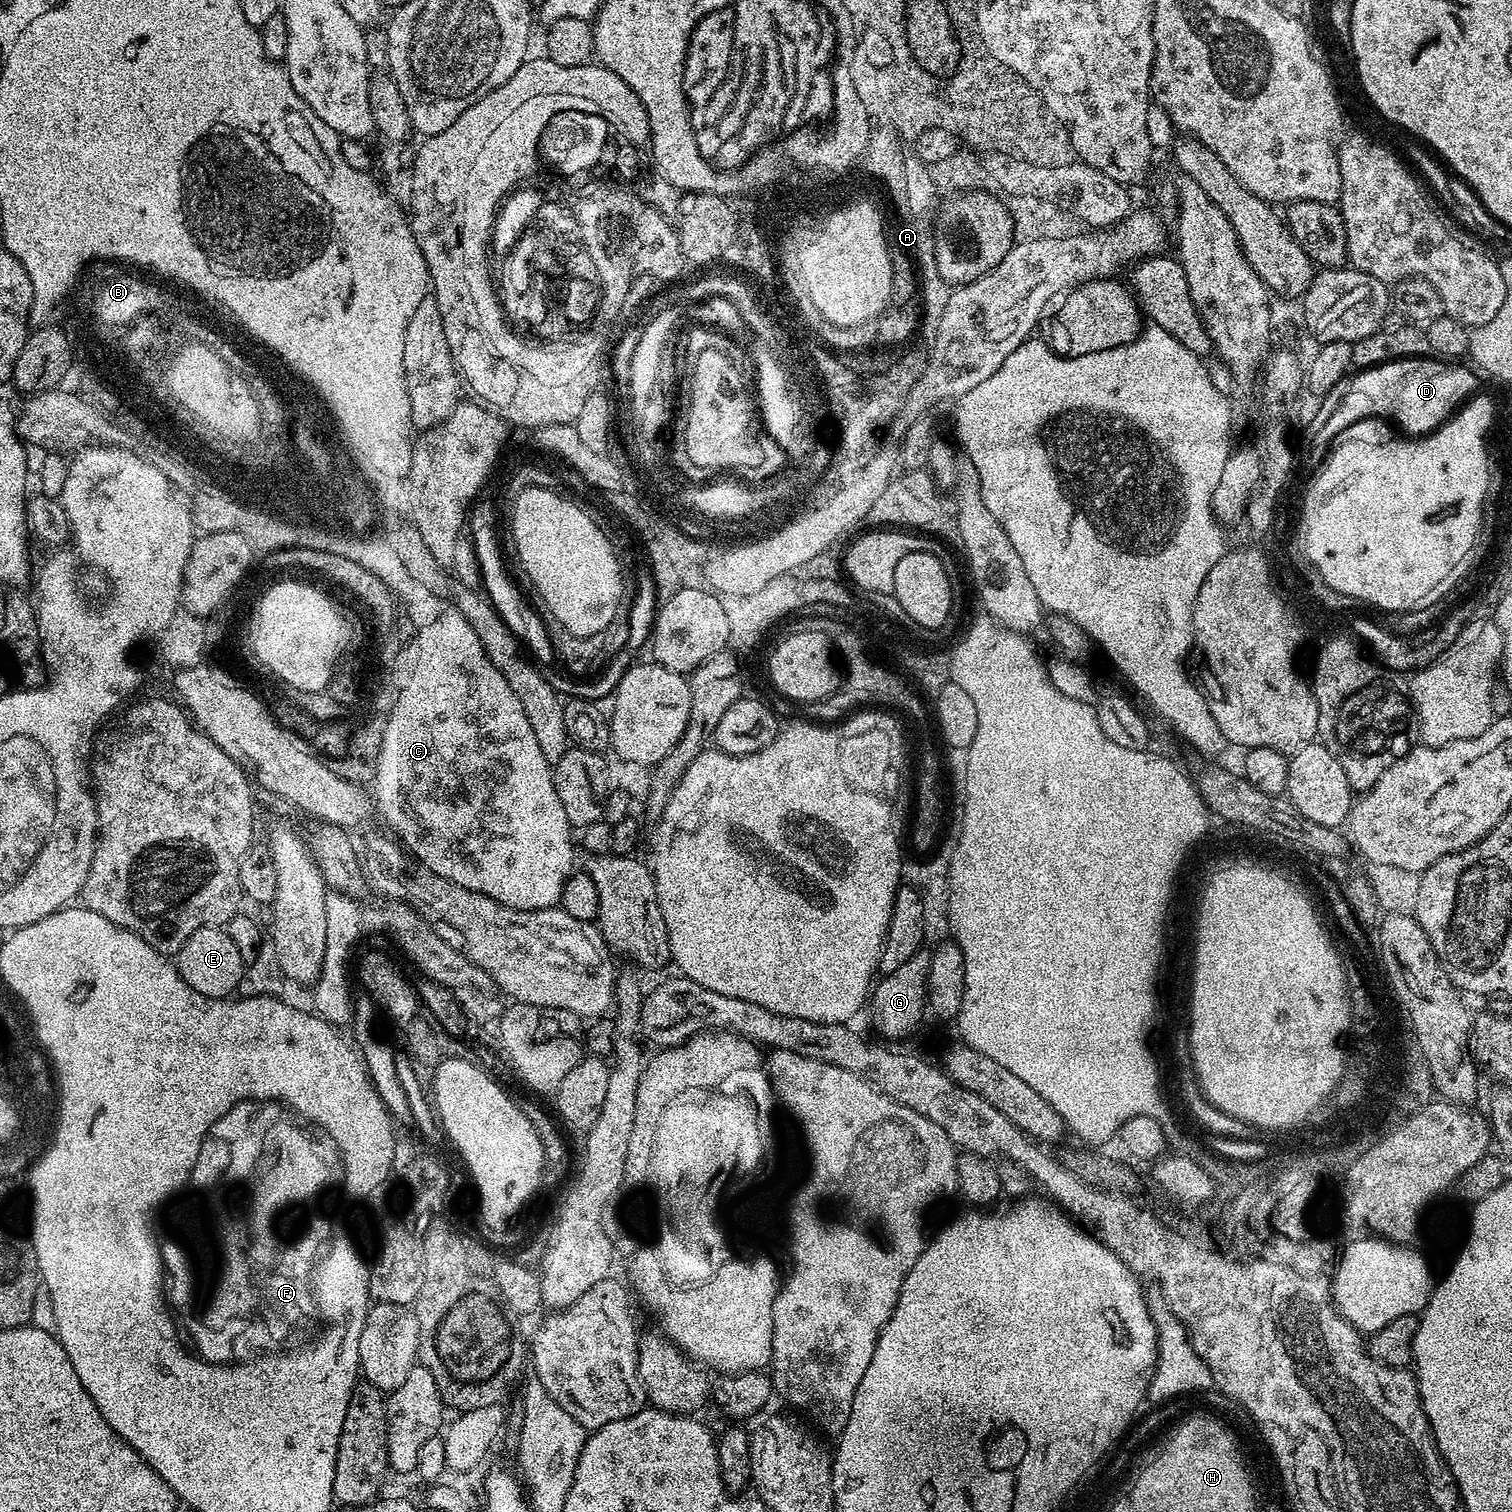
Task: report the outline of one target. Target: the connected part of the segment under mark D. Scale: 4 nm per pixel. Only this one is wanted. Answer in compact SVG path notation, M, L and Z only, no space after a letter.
M1430 356L1403 357L1372 368L1361 369L1355 374L1347 381L1345 392L1333 407L1332 415L1314 430L1316 432L1308 446L1306 458L1310 468L1319 467L1324 462L1336 437L1354 422L1384 419L1394 423L1398 428L1400 426L1399 429L1407 435L1428 435L1468 400L1474 381L1478 378L1474 370L1460 365L1460 362L1449 362Z

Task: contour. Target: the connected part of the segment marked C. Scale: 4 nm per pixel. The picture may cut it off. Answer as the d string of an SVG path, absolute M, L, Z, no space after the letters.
M405 651L400 656L398 663L399 669L396 671L396 676L399 679L400 685L400 700L396 705L395 716L392 716L392 722L389 725L387 735L384 739L384 751L380 760L380 772L379 772L379 797L374 801L375 811L379 814L379 817L388 816L392 824L400 830L401 839L399 843L408 841L408 844L412 848L416 849L416 852L420 853L420 856L427 860L428 864L431 864L433 868L436 868L437 872L443 872L445 876L452 876L452 879L459 880L458 886L462 886L466 890L471 892L477 892L478 894L486 894L490 898L494 898L494 902L498 902L502 906L510 906L514 910L542 910L543 908L555 908L559 905L560 895L562 894L562 886L566 886L569 876L574 871L574 865L572 865L572 840L574 844L574 829L572 823L566 818L566 809L562 807L562 801L558 798L558 790L554 790L554 778L552 777L552 764L546 758L546 754L542 754L542 749L538 747L538 738L534 735L534 730L530 726L530 718L526 718L526 710L522 710L522 702L518 702L518 694L492 694L492 696L464 696L464 676L460 676L458 666L454 666L454 656L408 656L408 651Z

